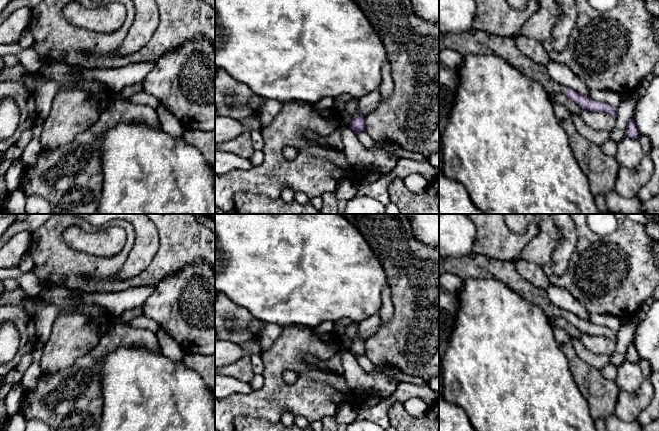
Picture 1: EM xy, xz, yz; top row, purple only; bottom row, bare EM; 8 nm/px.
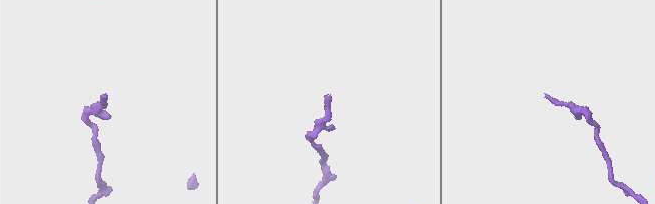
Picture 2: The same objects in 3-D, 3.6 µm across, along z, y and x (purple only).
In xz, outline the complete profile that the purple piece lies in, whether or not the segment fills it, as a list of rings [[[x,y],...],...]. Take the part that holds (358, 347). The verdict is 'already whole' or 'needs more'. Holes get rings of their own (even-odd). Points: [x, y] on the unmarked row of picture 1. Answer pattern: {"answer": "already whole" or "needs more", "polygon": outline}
{"answer": "already whole", "polygon": [[[354,339],[349,352],[354,355],[354,357],[365,354],[365,343],[359,339]]]}

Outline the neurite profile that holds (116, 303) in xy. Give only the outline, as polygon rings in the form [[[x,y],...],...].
[[[45,284],[39,296],[48,304],[62,308],[74,308],[79,304],[105,306],[113,318],[118,318],[124,311],[142,307],[155,288],[155,286],[140,286],[127,288],[119,292],[89,293],[86,291],[73,291],[53,284]]]

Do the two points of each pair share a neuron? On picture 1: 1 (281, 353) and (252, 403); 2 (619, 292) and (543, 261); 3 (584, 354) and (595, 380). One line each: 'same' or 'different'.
1: same
2: same
3: different

